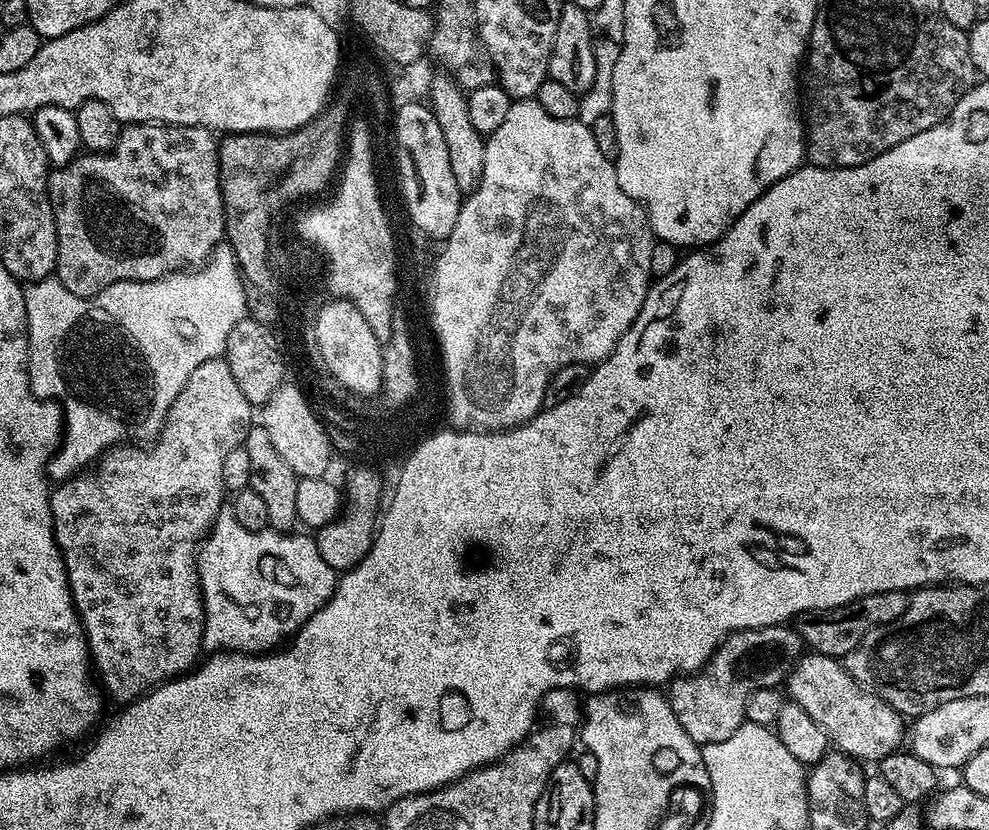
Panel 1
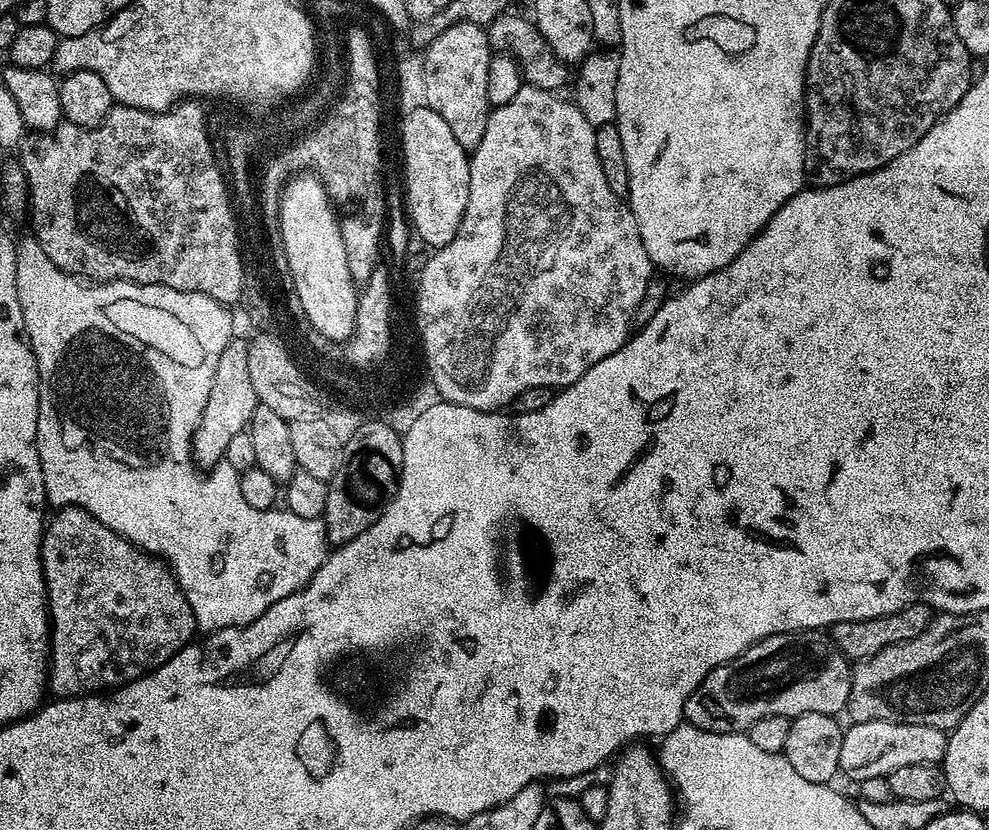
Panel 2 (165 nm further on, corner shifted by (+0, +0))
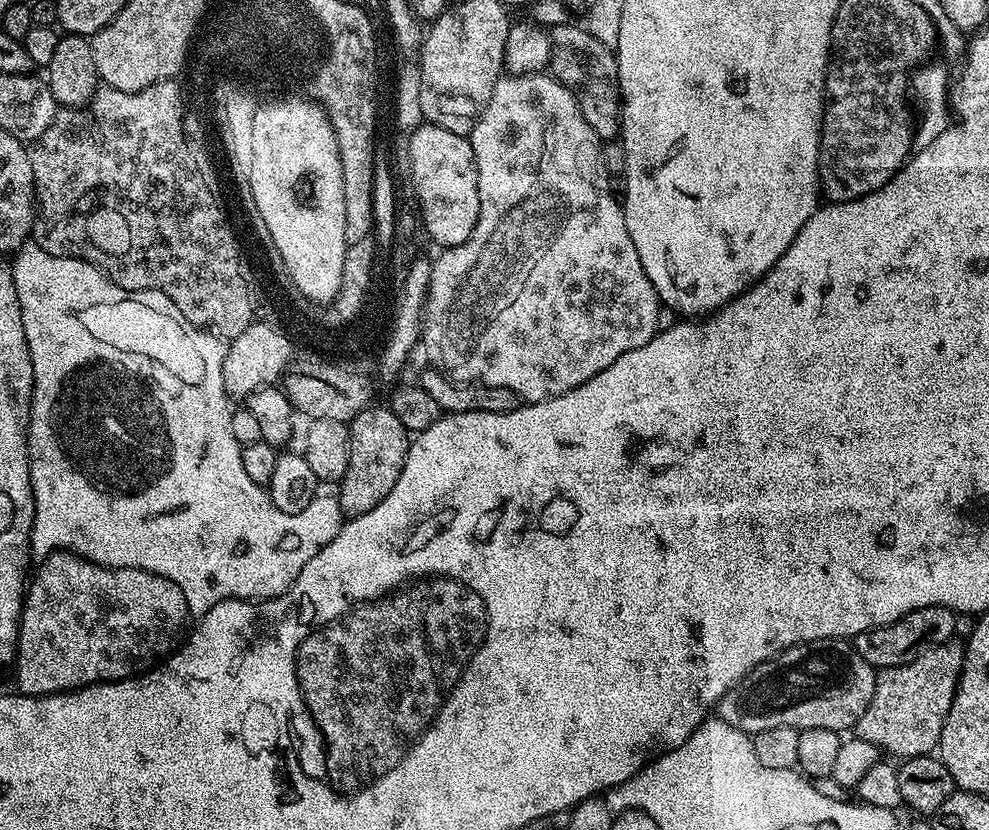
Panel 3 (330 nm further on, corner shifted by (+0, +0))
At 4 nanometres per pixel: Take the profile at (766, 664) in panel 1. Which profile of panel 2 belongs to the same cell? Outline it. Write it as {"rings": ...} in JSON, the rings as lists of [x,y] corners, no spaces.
{"rings":[[[816,630],[774,634],[752,644],[738,658],[710,670],[684,707],[684,720],[707,732],[740,734],[758,718],[802,714],[836,716],[848,707],[852,669],[847,656]]]}

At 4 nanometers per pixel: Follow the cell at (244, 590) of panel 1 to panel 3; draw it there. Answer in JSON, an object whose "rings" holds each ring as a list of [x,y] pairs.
{"rings":[[[29,242],[23,244],[19,252],[15,253],[10,267],[12,269],[14,290],[18,294],[18,302],[20,303],[22,326],[30,350],[30,362],[34,366],[32,413],[28,419],[28,469],[30,470],[30,482],[32,483],[32,497],[34,498],[34,518],[32,519],[32,539],[30,541],[31,555],[36,558],[43,558],[49,556],[52,552],[71,550],[76,555],[90,561],[91,564],[97,564],[103,568],[141,568],[147,572],[153,572],[170,582],[174,582],[174,586],[178,586],[178,590],[182,590],[182,594],[188,603],[188,611],[196,618],[205,616],[213,606],[223,600],[250,600],[255,602],[282,595],[296,581],[302,566],[306,566],[306,562],[310,562],[310,558],[314,558],[314,554],[318,554],[318,550],[322,550],[322,546],[326,546],[326,542],[330,542],[336,537],[346,517],[344,511],[340,508],[339,499],[335,495],[324,496],[324,494],[318,494],[314,498],[314,502],[310,502],[310,506],[306,506],[306,510],[302,510],[298,514],[286,514],[282,510],[278,510],[278,506],[274,506],[274,502],[268,497],[263,485],[252,481],[246,475],[240,457],[242,446],[234,438],[233,432],[230,431],[230,418],[233,409],[228,408],[230,397],[226,389],[224,389],[224,379],[222,378],[222,366],[224,365],[224,353],[226,351],[225,341],[215,332],[209,332],[192,325],[186,318],[186,314],[182,314],[182,310],[178,310],[178,306],[174,306],[174,302],[170,302],[170,298],[166,298],[166,294],[161,292],[127,292],[125,288],[119,288],[117,284],[113,284],[99,268],[95,268],[93,264],[87,264],[85,260],[79,260],[76,256],[51,256],[46,254],[46,250],[39,248],[36,243]]]}

